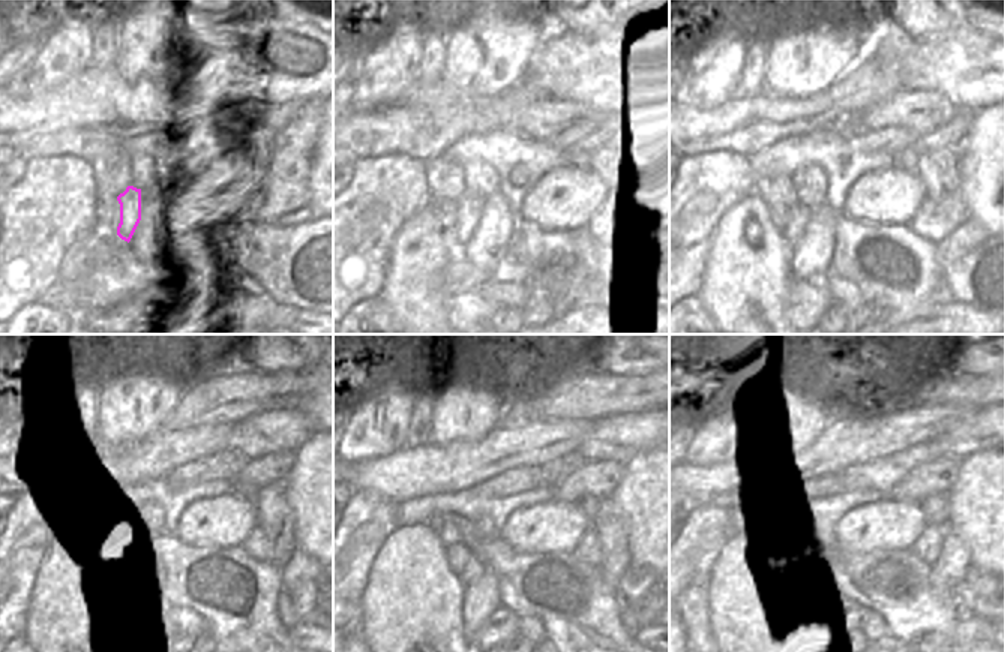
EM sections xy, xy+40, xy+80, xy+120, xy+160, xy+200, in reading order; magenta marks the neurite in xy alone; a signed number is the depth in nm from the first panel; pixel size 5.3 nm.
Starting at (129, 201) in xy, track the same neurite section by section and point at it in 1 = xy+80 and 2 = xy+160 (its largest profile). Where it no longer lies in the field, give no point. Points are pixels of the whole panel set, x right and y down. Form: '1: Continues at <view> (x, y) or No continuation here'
1: Continues at xy+80 (794, 231)
2: Continues at xy+160 (474, 568).

